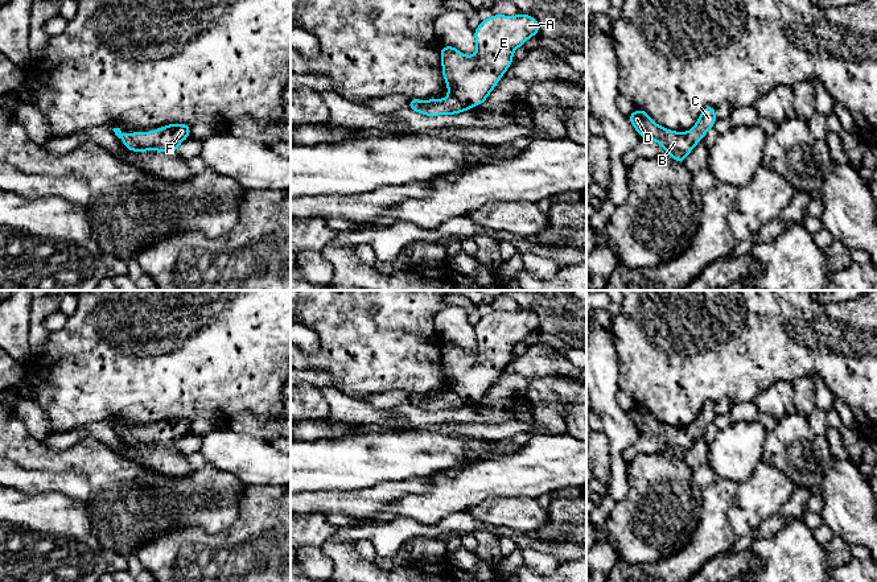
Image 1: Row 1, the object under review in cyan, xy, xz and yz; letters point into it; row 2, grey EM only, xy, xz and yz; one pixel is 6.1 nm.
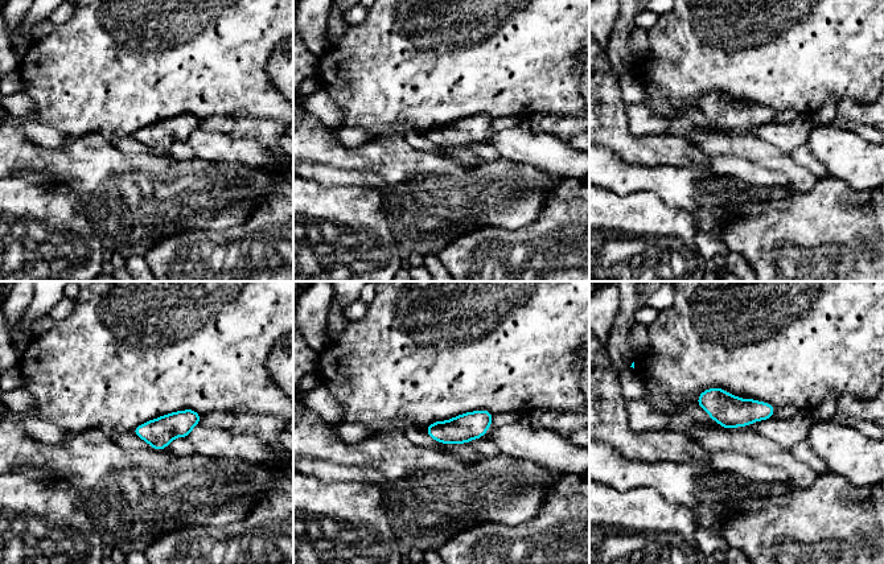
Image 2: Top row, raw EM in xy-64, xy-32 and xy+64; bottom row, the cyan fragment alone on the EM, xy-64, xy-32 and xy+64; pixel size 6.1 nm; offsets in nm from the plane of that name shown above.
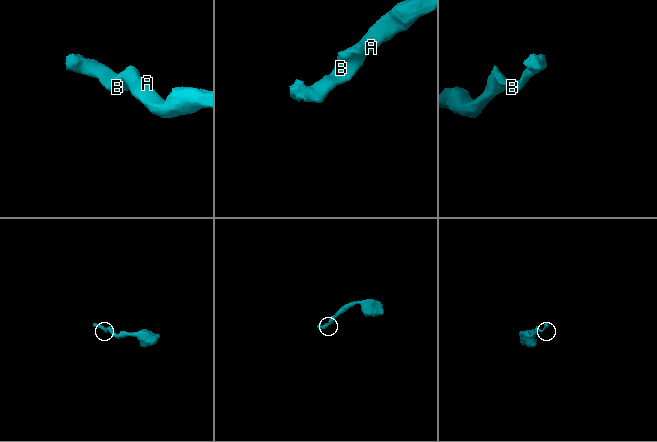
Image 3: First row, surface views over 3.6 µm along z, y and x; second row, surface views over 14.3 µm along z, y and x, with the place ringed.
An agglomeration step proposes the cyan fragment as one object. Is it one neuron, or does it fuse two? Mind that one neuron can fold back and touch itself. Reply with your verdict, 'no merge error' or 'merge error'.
no merge error

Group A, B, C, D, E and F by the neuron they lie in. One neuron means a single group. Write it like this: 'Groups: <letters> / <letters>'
Groups: A B C D E F

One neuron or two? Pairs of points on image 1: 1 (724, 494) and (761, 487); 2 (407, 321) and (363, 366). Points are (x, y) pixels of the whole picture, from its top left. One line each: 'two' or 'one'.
1: two
2: one

